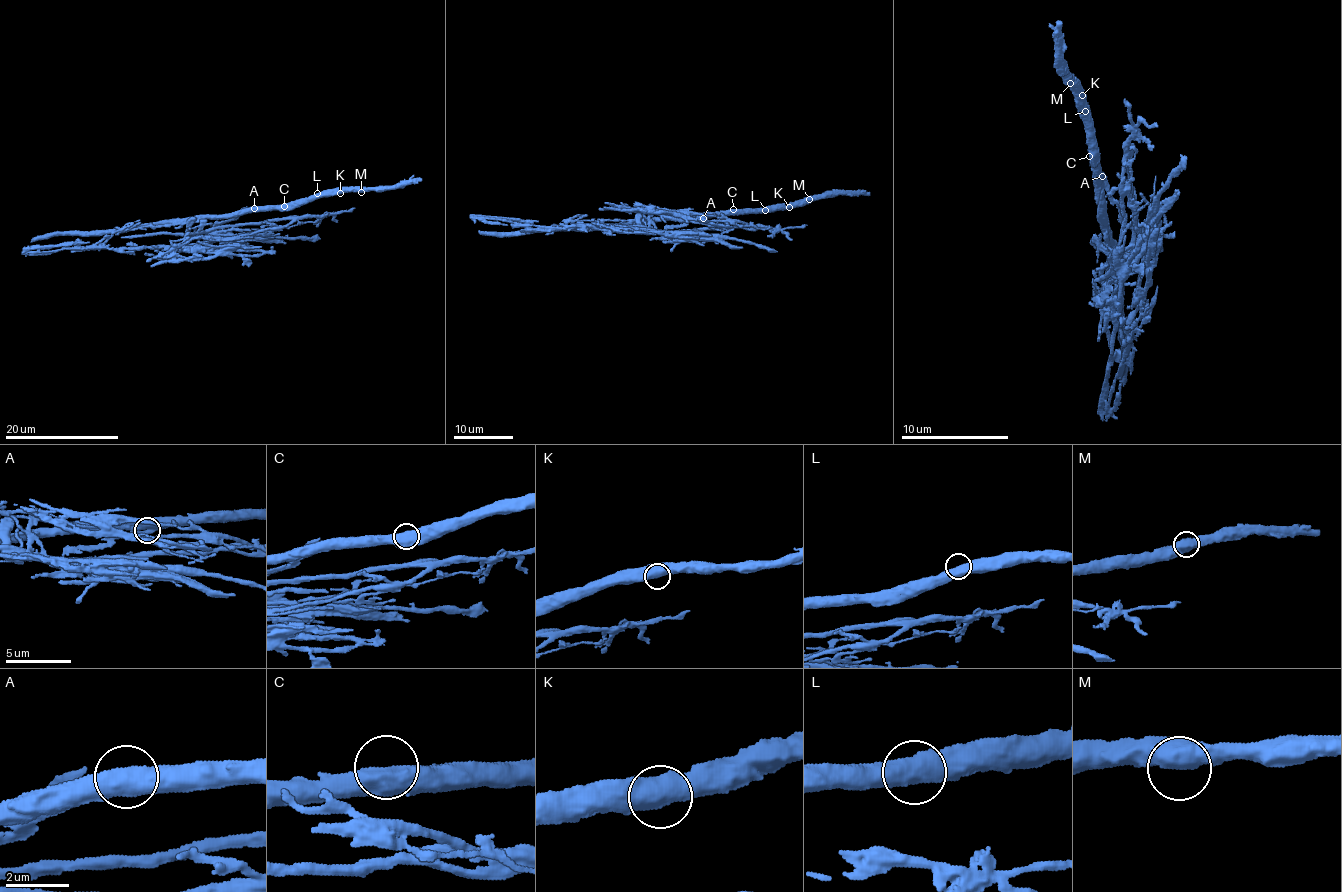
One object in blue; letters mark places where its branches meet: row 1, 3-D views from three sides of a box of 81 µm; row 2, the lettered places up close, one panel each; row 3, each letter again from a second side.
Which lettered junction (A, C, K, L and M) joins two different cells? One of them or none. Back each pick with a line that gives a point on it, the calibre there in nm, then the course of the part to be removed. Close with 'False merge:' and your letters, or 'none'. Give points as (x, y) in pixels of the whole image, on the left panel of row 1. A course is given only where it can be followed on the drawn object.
A: Place: (254, 208). Thickness 550 nm. Course of the part to remove: (254, 208), (219, 222), (207, 240), (176, 245), (64, 247), (36, 252), (58, 250)
False merge: A

